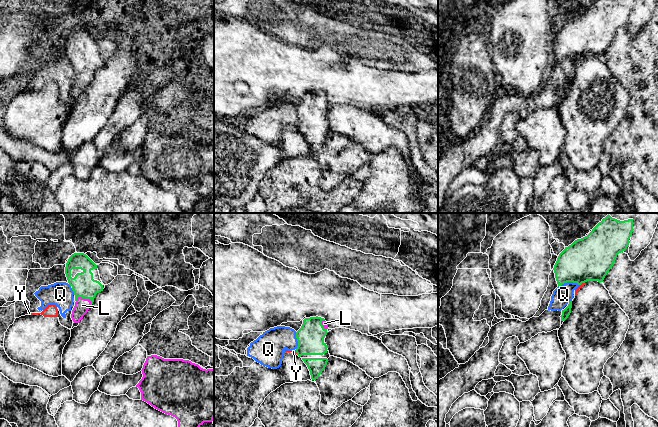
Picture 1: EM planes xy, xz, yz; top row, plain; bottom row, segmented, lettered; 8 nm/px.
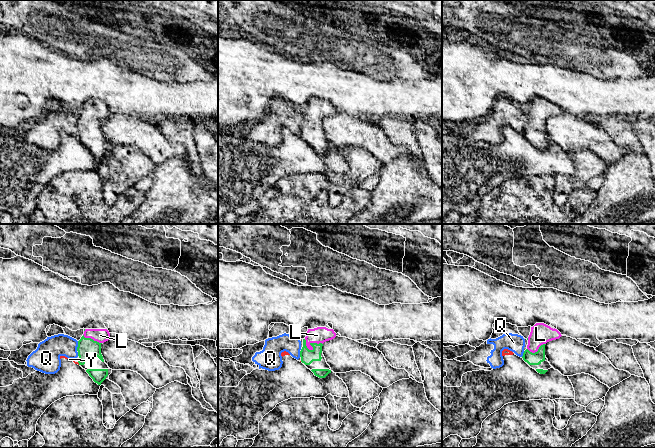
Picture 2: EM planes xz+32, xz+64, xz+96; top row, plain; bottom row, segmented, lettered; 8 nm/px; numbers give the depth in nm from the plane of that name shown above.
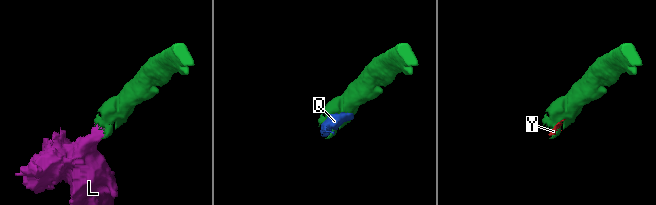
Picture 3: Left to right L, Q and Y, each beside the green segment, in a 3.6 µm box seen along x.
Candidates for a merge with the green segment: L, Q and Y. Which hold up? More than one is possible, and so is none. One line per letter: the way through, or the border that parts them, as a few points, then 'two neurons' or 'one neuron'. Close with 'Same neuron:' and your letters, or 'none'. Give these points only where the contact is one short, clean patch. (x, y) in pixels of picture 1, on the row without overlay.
L: across xy (83, 61), (84, 73), (82, 81) | one neuron
Q: along yz (578, 60), (564, 58), (558, 62) | two neurons
Y: along yz (584, 58), (579, 61) | two neurons
Same neuron: L

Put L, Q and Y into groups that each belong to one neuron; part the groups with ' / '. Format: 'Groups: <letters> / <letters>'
Groups: L / Q / Y

